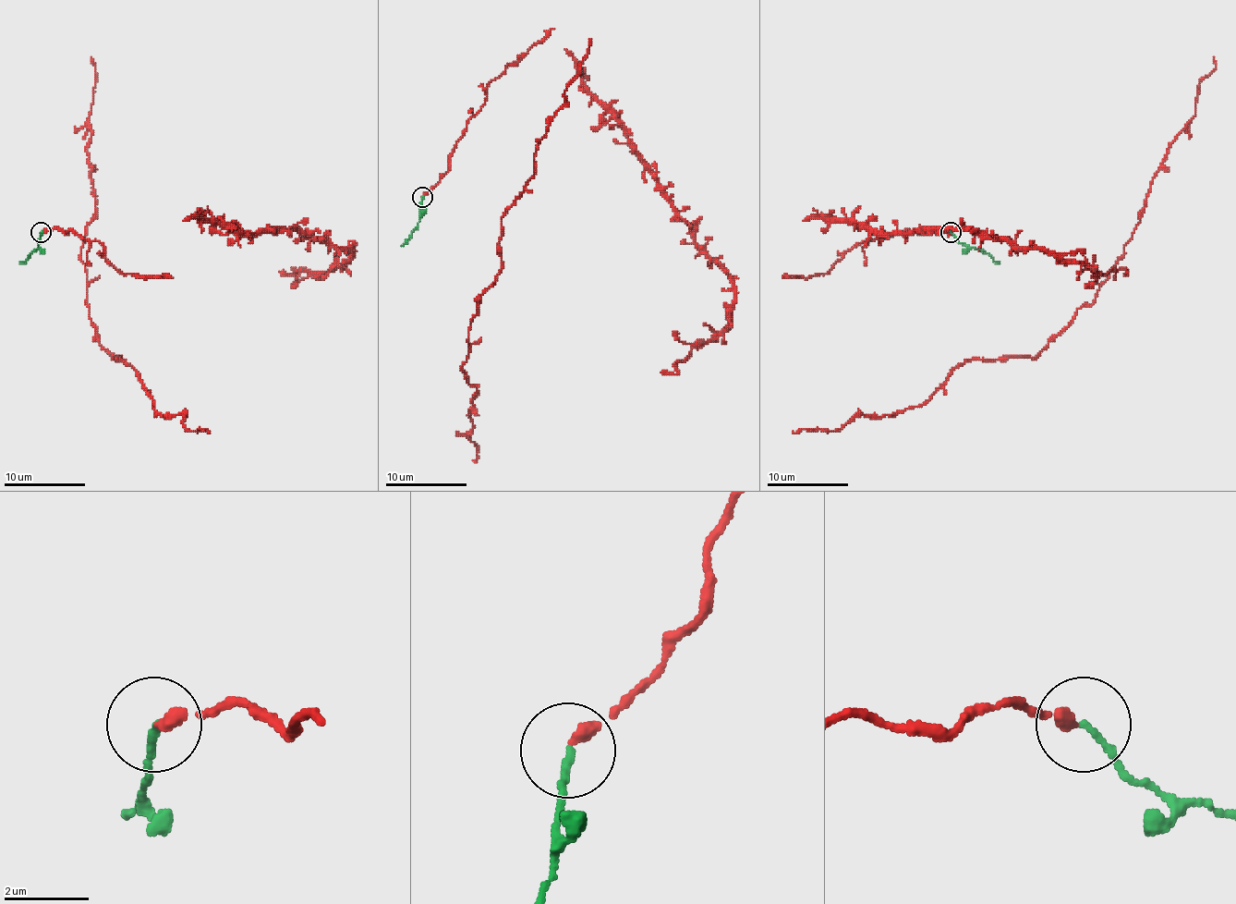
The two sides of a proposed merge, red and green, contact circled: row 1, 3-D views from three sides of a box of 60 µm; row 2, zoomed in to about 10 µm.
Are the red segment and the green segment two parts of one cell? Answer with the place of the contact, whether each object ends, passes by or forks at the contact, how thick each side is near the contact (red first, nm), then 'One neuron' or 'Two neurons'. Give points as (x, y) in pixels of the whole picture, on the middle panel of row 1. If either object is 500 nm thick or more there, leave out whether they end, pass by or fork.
Place: (422, 197). At the ring red ends. At the ring green ends. Thickness 300 nm (red) against 160 nm. One neuron

